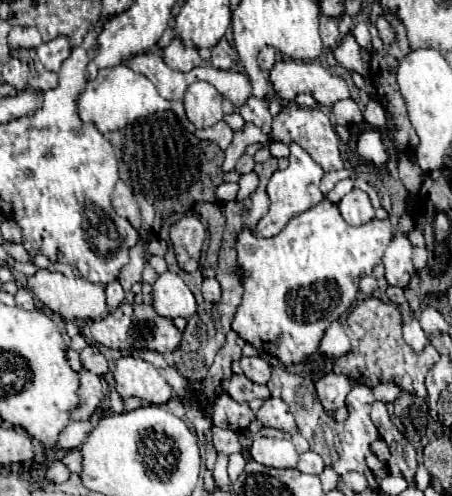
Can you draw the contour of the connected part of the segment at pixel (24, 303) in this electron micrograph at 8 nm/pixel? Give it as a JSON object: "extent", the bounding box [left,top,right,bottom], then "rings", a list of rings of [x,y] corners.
{"extent":[15,289,35,311],"rings":[[[19,289],[15,293],[15,301],[17,301],[17,307],[29,309],[29,311],[35,309],[35,299],[33,299],[33,293],[29,289]]]}

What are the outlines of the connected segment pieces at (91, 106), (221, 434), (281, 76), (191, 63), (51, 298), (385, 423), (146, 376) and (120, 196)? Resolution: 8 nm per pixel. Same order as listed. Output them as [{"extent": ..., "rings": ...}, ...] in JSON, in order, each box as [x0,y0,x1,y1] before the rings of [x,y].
[{"extent":[77,65,175,133],"rings":[[[125,65],[99,69],[97,77],[87,81],[85,89],[77,99],[77,113],[81,121],[95,125],[99,133],[123,129],[125,125],[137,121],[139,117],[145,117],[155,111],[165,111],[165,109],[175,109],[175,103],[163,99],[157,93],[155,85],[145,75],[139,75]]]},{"extent":[211,427,251,462],"rings":[[[217,427],[211,429],[211,435],[213,435],[213,445],[219,453],[225,453],[225,455],[233,455],[233,453],[242,453],[246,462],[248,462],[251,457],[249,454],[249,449],[239,445],[237,441],[237,435],[233,431],[219,431]]]},{"extent":[269,61,349,107],"rings":[[[279,61],[269,71],[269,81],[281,99],[295,99],[297,93],[309,93],[319,105],[327,107],[341,99],[349,99],[347,81],[317,63]]]},{"extent":[163,39,203,71],"rings":[[[173,39],[171,45],[163,49],[163,61],[175,71],[191,71],[193,67],[203,63],[197,49],[185,47],[179,39]]]},{"extent":[29,269,107,321],"rings":[[[39,269],[33,277],[29,277],[29,287],[53,313],[59,313],[65,321],[99,319],[107,313],[105,289],[99,287],[99,285],[93,285],[93,283],[81,279],[81,277],[67,279],[63,273],[51,273],[47,269]]]},{"extent":[371,401,417,479],"rings":[[[381,401],[373,403],[371,419],[373,419],[375,427],[379,429],[381,439],[389,445],[389,451],[391,451],[391,459],[387,461],[389,473],[413,479],[415,477],[415,469],[417,469],[415,449],[411,447],[411,443],[401,435],[401,431],[389,419],[385,403],[381,403]]]},{"extent":[113,355,173,405],"rings":[[[125,355],[117,361],[113,371],[117,391],[123,399],[139,397],[153,405],[163,405],[173,397],[171,385],[157,373],[157,369],[137,357]]]},{"extent":[111,181,141,229],"rings":[[[119,181],[119,183],[115,185],[115,191],[113,191],[113,195],[111,195],[111,205],[113,205],[115,213],[121,215],[121,217],[125,217],[125,219],[129,219],[135,229],[141,227],[139,205],[137,205],[137,201],[135,201],[135,197],[133,197],[131,187],[129,187],[125,181]]]}]

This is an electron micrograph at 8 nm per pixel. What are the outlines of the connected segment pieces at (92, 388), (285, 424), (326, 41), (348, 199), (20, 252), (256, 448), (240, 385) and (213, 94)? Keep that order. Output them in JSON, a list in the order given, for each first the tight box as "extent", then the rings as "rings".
[{"extent":[71,369,103,421],"rings":[[[81,369],[79,371],[79,391],[77,391],[77,395],[79,395],[81,403],[71,411],[71,421],[87,421],[95,413],[95,409],[97,409],[101,397],[103,397],[99,377],[89,373],[87,369]]]},{"extent":[257,397,297,433],"rings":[[[271,397],[267,399],[261,409],[257,411],[257,419],[265,425],[265,427],[275,427],[281,429],[285,433],[293,433],[297,429],[295,425],[295,417],[289,409],[289,405],[281,399],[281,397]]]},{"extent":[321,15,339,49],"rings":[[[321,15],[321,41],[327,49],[333,49],[337,45],[339,39],[339,31],[337,31],[337,19],[327,19]]]},{"extent":[339,187,375,225],"rings":[[[357,187],[339,201],[339,211],[351,225],[361,225],[375,217],[375,209],[369,201],[369,195]]]},{"extent":[3,243,31,263],"rings":[[[3,243],[5,251],[15,259],[15,261],[21,261],[21,263],[27,263],[31,261],[31,255],[25,251],[23,245],[15,245],[15,243]]]},{"extent":[251,437,299,469],"rings":[[[269,437],[255,439],[251,445],[251,455],[257,463],[277,469],[297,467],[299,459],[299,453],[289,439],[269,439]]]},{"extent":[221,375,269,403],"rings":[[[233,375],[227,383],[223,383],[223,391],[221,393],[229,393],[235,401],[239,403],[249,403],[257,397],[267,399],[269,397],[269,389],[267,385],[257,385],[251,379],[247,379],[245,375]]]},{"extent":[185,81,223,127],"rings":[[[197,81],[185,91],[185,113],[195,127],[211,127],[223,119],[221,93],[207,81]]]}]

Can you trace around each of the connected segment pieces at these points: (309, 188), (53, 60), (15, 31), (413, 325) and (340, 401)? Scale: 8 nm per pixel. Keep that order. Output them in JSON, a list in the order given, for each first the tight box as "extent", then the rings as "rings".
[{"extent":[253,143,325,237],"rings":[[[293,143],[289,149],[291,149],[289,167],[285,171],[275,171],[269,179],[267,193],[271,197],[271,207],[269,207],[269,213],[255,225],[255,229],[253,229],[255,237],[273,237],[273,235],[277,235],[291,217],[295,217],[301,211],[307,211],[309,207],[317,205],[323,199],[323,193],[319,189],[319,181],[323,179],[325,171],[299,145]]]},{"extent":[37,37,71,71],"rings":[[[57,37],[49,43],[43,43],[39,49],[37,49],[37,57],[39,61],[43,63],[43,67],[47,71],[59,71],[61,63],[71,55],[71,41],[69,37]]]},{"extent":[9,27,41,49],"rings":[[[13,27],[9,31],[9,45],[19,49],[19,47],[27,47],[27,49],[37,49],[41,45],[41,35],[37,31],[37,27]]]},{"extent":[403,319,427,351],"rings":[[[415,319],[403,325],[403,339],[405,339],[415,351],[421,351],[423,345],[425,345],[425,341],[427,341],[421,325]]]},{"extent":[317,373,355,411],"rings":[[[327,373],[325,377],[321,377],[317,381],[317,395],[319,395],[325,411],[335,411],[335,409],[343,407],[353,385],[355,383],[345,375]]]}]

